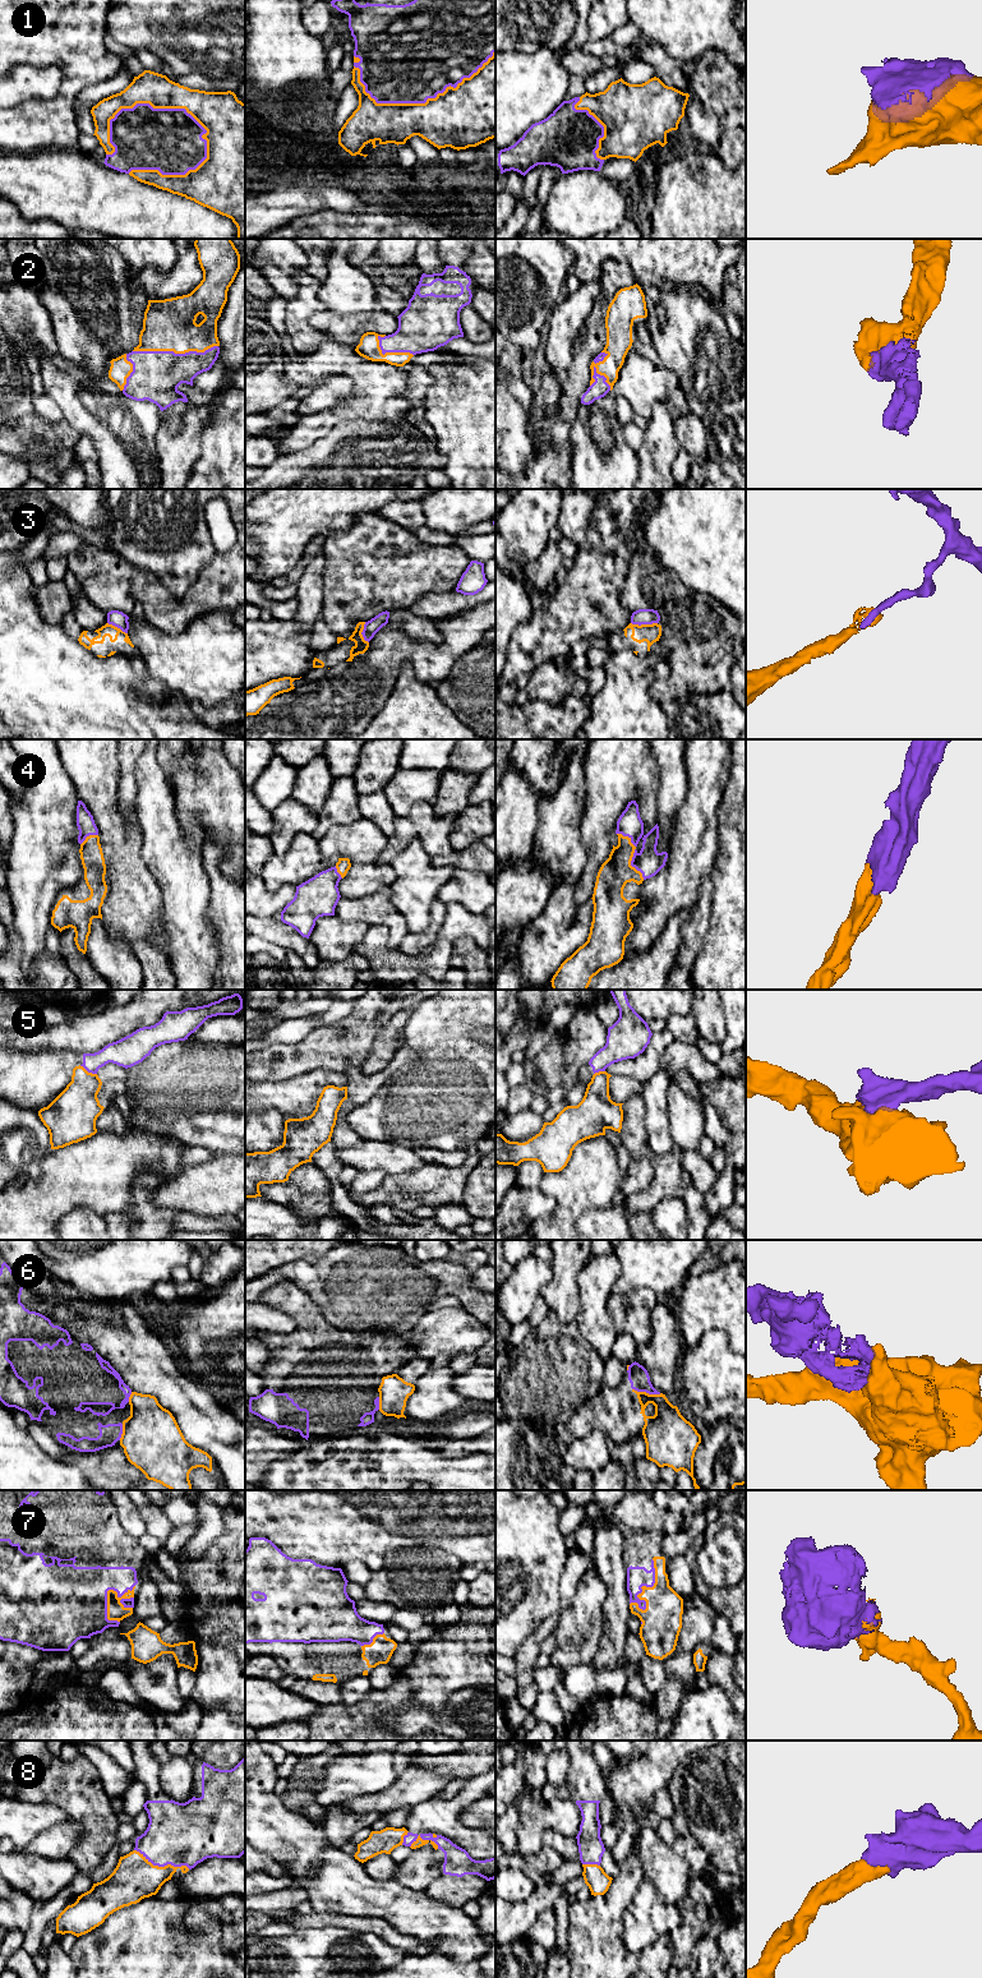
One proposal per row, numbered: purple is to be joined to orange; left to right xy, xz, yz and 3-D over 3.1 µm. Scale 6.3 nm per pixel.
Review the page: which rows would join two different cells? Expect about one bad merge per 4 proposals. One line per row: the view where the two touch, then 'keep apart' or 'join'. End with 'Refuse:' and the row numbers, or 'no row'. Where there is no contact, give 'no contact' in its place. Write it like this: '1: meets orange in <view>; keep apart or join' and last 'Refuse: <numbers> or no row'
1: meets orange in xy; join
2: meets orange in xy; join
3: meets orange in yz; keep apart
4: meets orange in yz; join
5: meets orange in xy; keep apart
6: meets orange in yz; keep apart
7: meets orange in xy; join
8: meets orange in xy; join
Refuse: 3, 5, 6

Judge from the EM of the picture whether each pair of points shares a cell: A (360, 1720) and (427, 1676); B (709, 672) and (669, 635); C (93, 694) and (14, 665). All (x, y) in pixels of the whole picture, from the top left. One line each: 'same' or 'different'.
A: same
B: same
C: same

